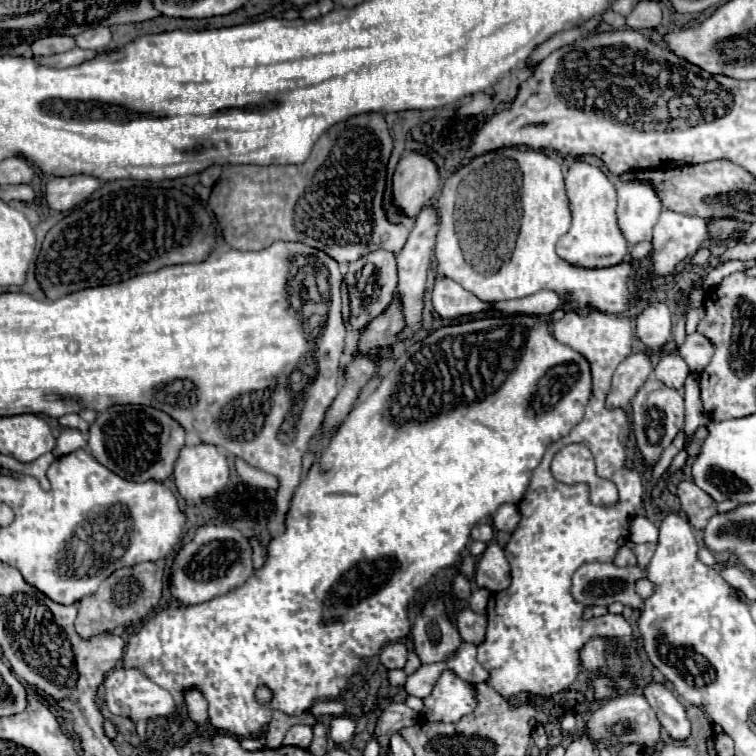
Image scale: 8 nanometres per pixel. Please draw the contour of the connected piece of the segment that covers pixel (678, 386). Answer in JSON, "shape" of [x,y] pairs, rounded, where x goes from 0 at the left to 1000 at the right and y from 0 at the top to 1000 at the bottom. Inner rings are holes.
{"shape":[[[890,466],[890,468],[877,468],[872,481],[866,484],[866,497],[869,503],[874,503],[882,513],[893,513],[893,516],[903,516],[906,500],[911,497],[911,487],[903,479],[903,474]]]}

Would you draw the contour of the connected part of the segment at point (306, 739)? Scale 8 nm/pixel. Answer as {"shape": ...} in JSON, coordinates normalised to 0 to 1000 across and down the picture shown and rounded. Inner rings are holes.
{"shape":[[[388,960],[377,971],[374,984],[377,987],[393,987],[393,989],[406,989],[414,979],[414,963],[411,960]]]}

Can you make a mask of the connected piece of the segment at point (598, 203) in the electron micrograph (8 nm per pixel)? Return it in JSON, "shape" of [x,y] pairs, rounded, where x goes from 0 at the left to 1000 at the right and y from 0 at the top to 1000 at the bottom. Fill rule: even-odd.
{"shape":[[[761,212],[750,225],[747,246],[755,267],[758,296],[753,307],[739,315],[737,336],[745,344],[753,344],[755,349],[769,349],[774,354],[800,354],[827,344],[832,336],[832,323],[816,299],[816,257],[811,241],[800,233],[800,228],[790,220]]]}

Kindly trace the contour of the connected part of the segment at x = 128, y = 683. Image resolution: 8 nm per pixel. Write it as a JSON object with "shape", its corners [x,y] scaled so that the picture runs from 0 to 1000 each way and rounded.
{"shape":[[[152,884],[139,897],[139,934],[152,947],[168,947],[180,955],[180,967],[185,975],[193,970],[194,952],[202,947],[218,947],[231,937],[231,926],[224,913],[200,902],[181,884]]]}

